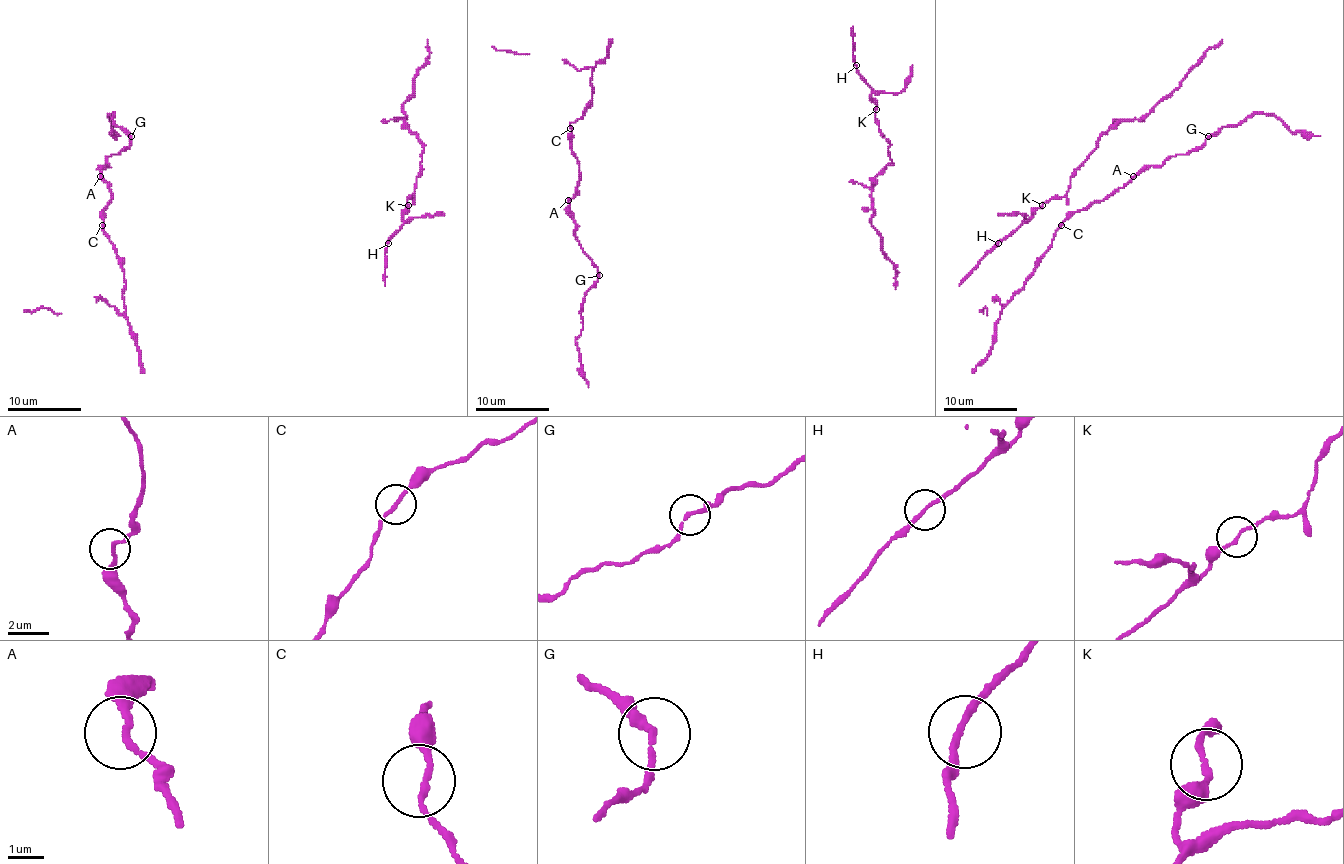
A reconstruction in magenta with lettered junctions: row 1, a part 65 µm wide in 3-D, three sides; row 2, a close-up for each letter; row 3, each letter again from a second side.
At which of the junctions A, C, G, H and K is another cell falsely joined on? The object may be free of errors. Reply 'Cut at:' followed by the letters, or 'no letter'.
Cut at: no letter

